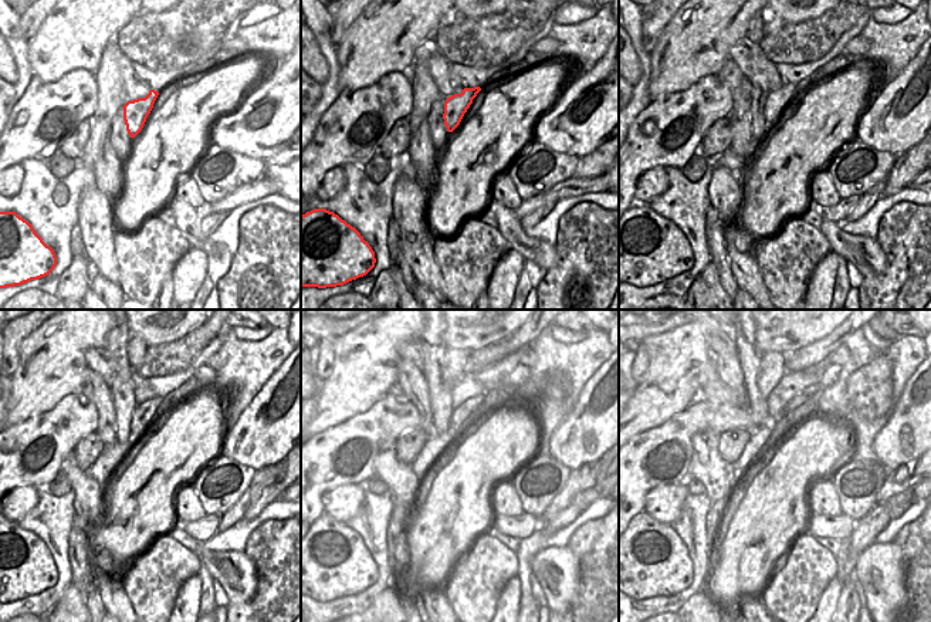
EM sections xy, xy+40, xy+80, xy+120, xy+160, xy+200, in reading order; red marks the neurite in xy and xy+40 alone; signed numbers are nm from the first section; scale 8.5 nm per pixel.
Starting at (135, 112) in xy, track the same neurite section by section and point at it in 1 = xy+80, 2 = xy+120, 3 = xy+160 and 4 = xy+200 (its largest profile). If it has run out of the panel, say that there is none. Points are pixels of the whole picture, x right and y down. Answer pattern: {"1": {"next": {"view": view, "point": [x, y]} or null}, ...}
{"1": {"next": {"view": "xy+80", "point": [777, 101]}}, "2": {"next": {"view": "xy+120", "point": [141, 419]}}, "3": {"next": {"view": "xy+160", "point": [460, 415]}}, "4": {"next": {"view": "xy+200", "point": [795, 402]}}}

